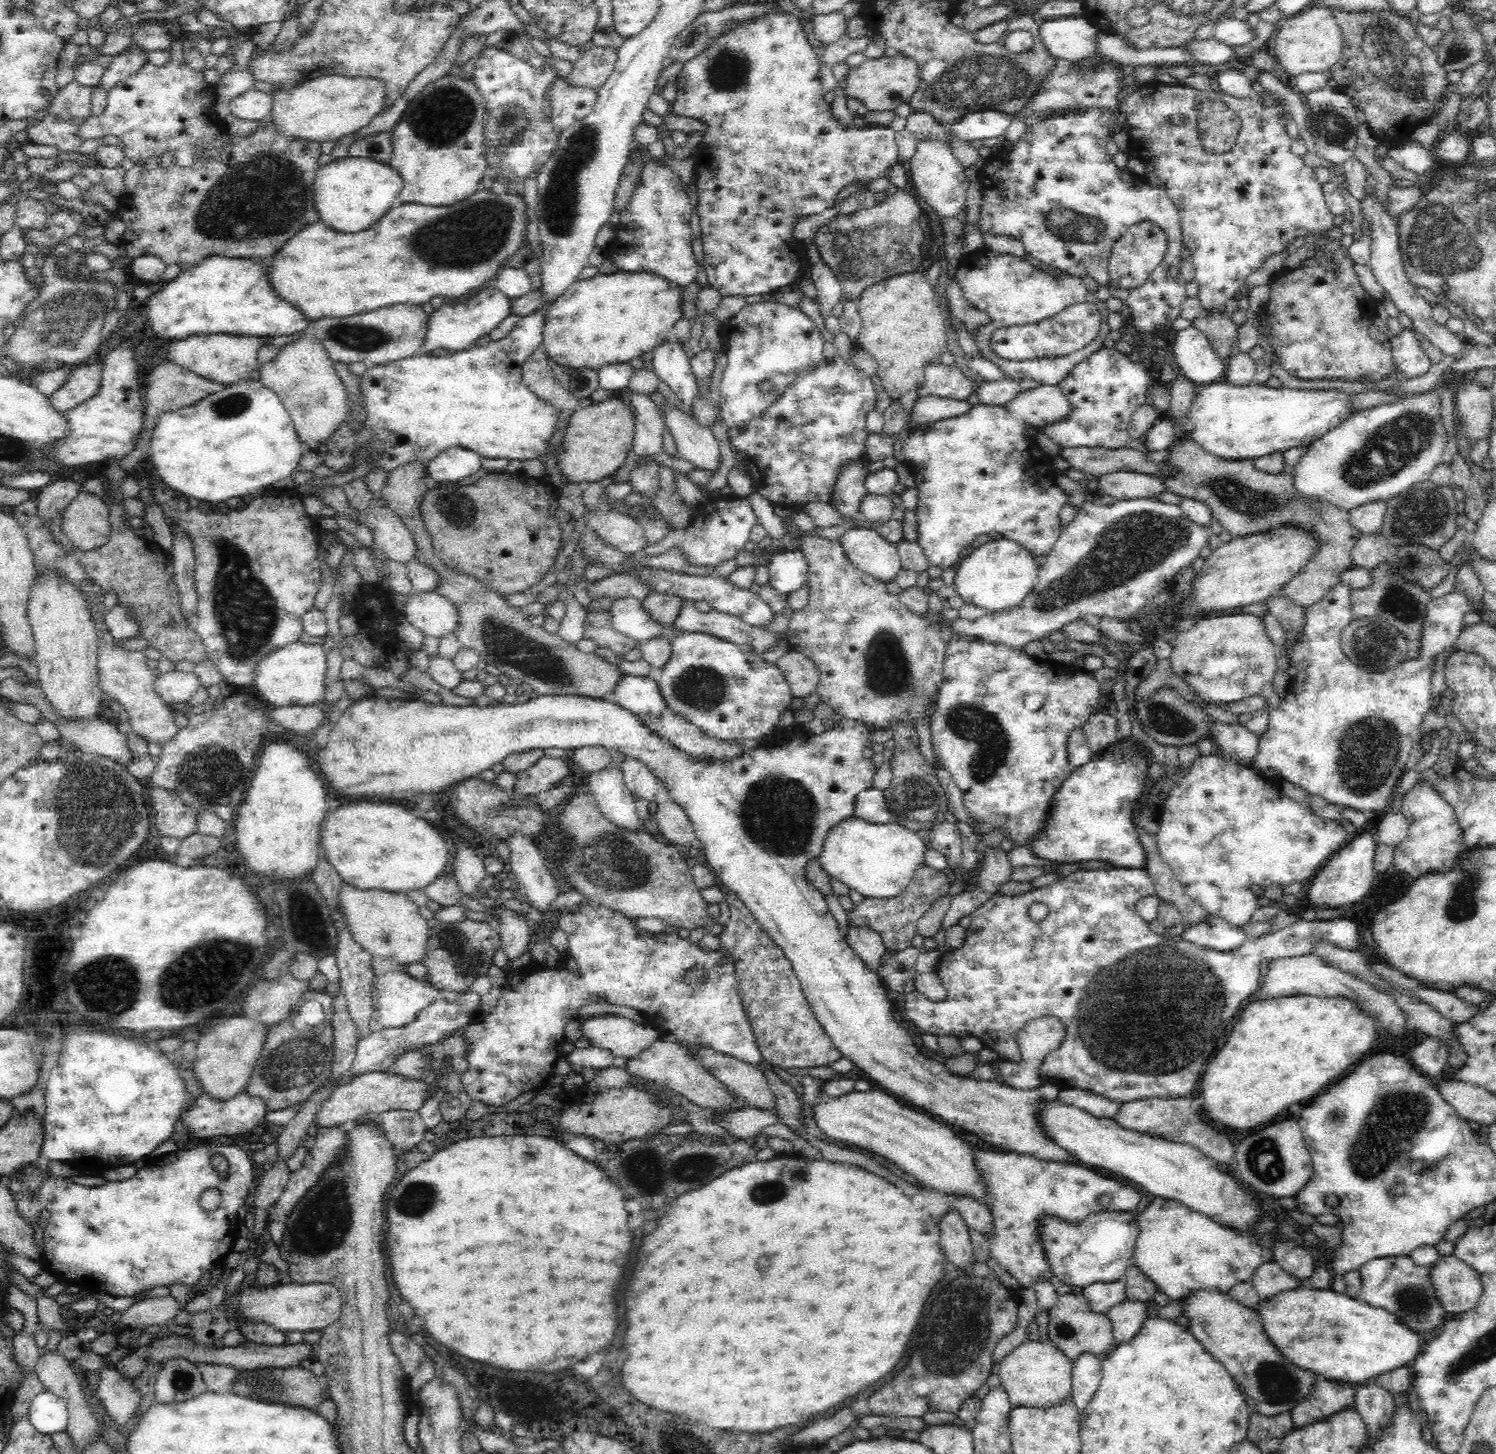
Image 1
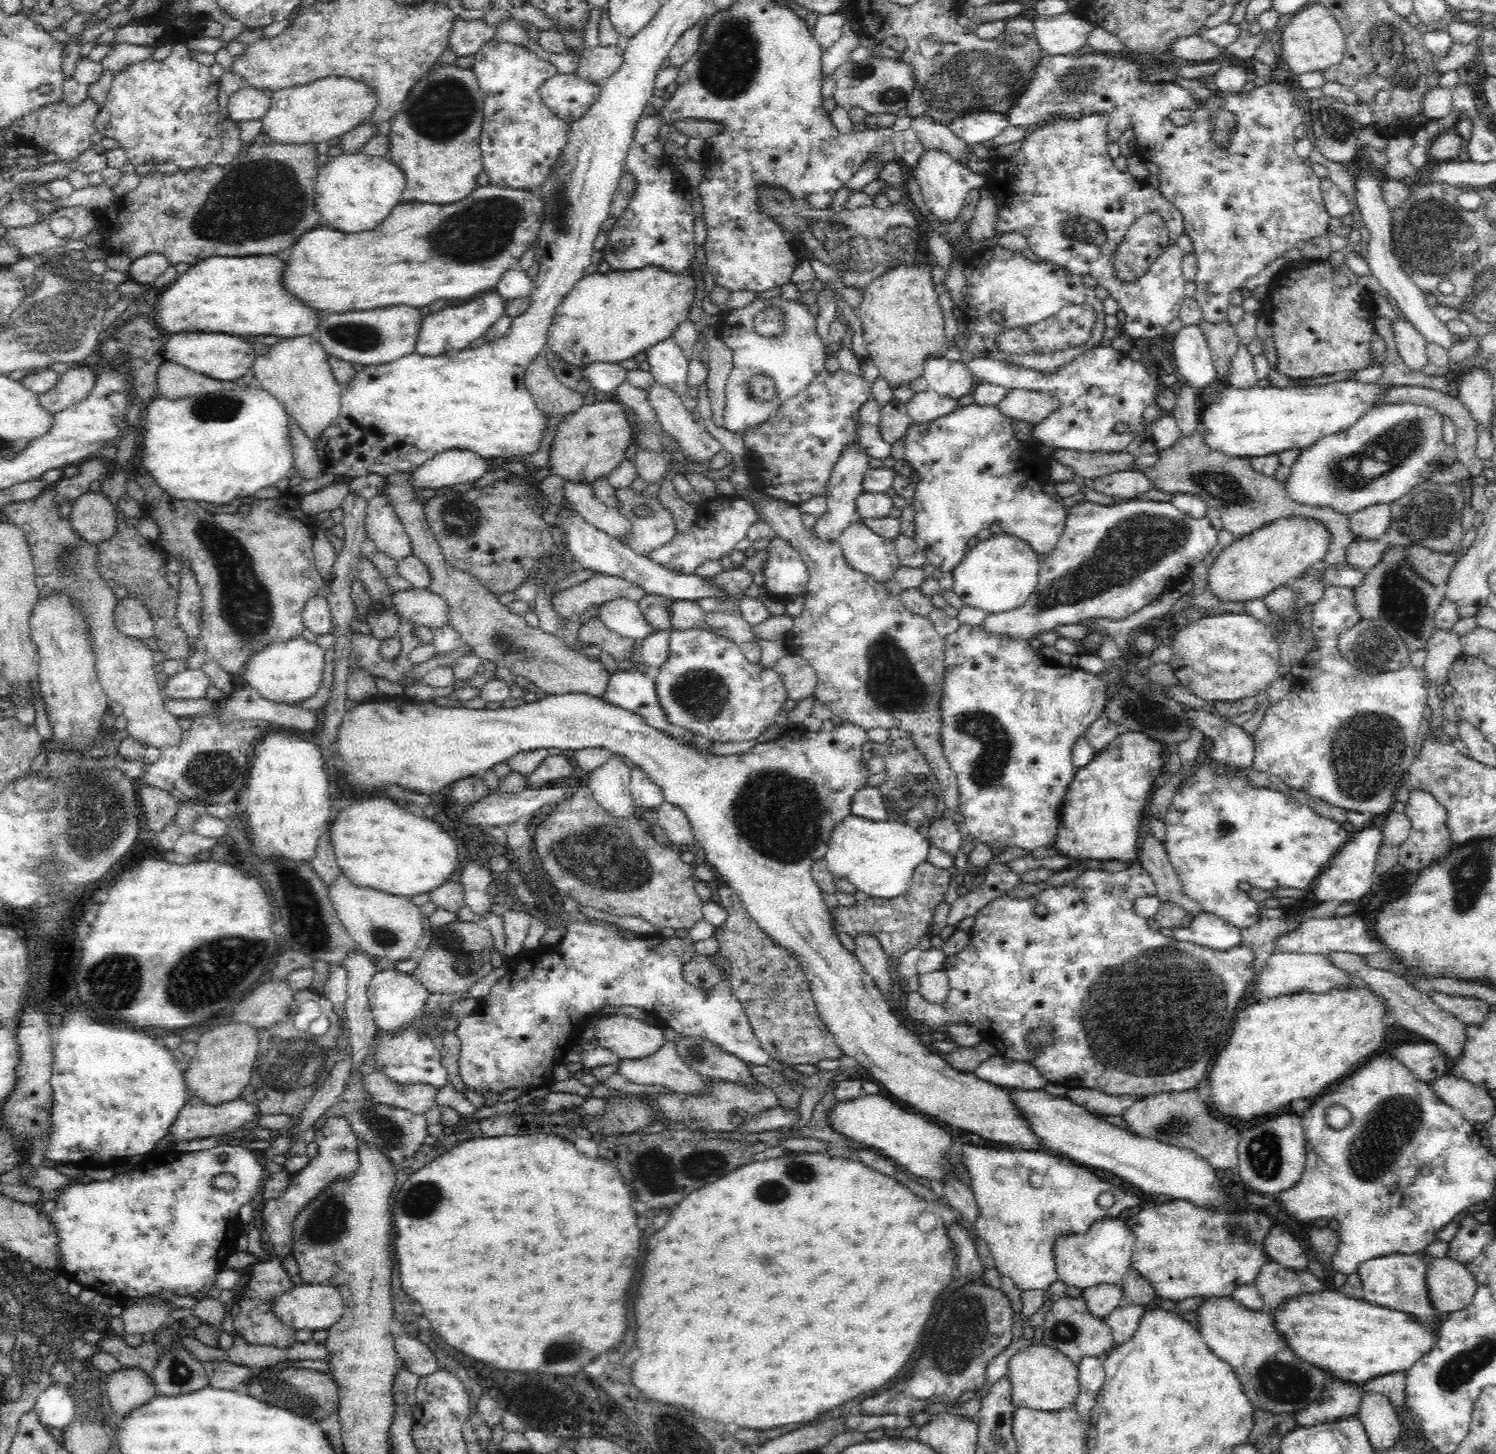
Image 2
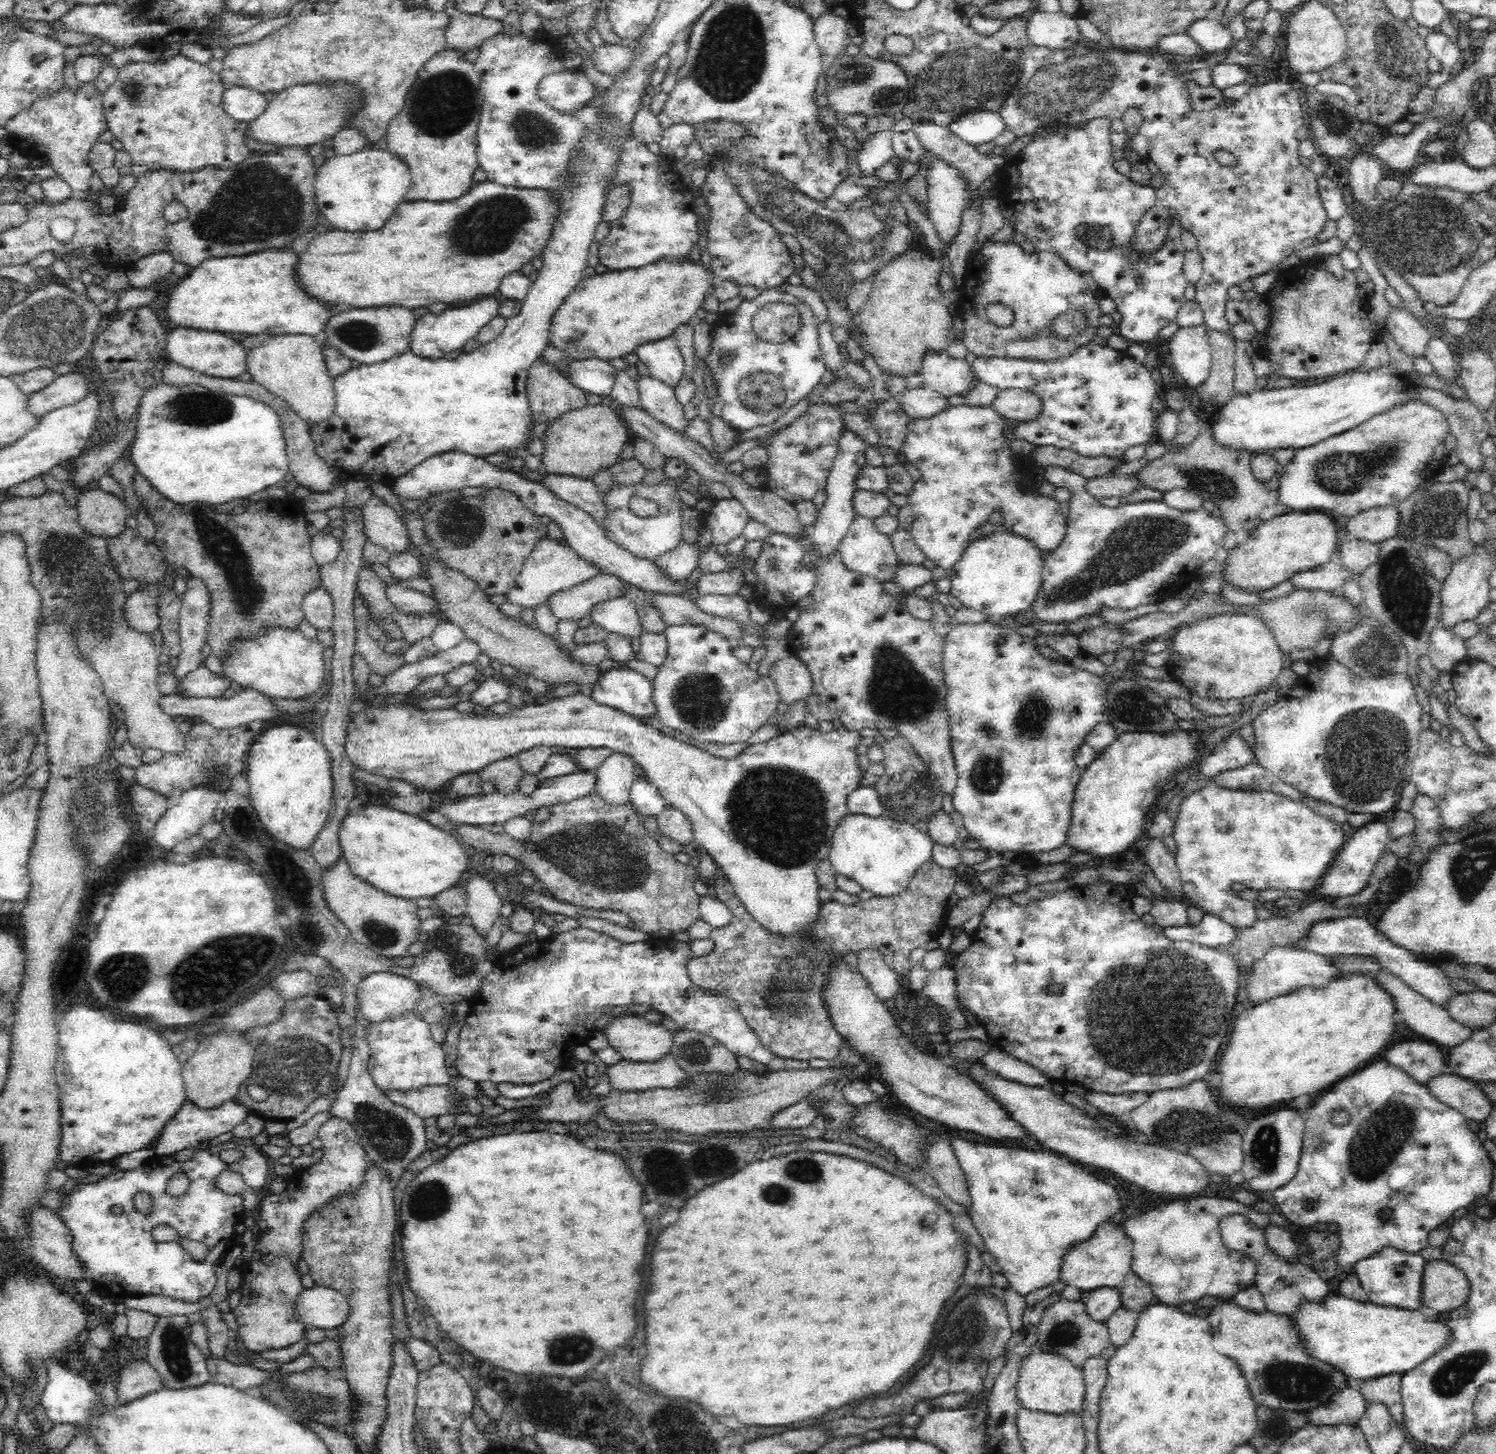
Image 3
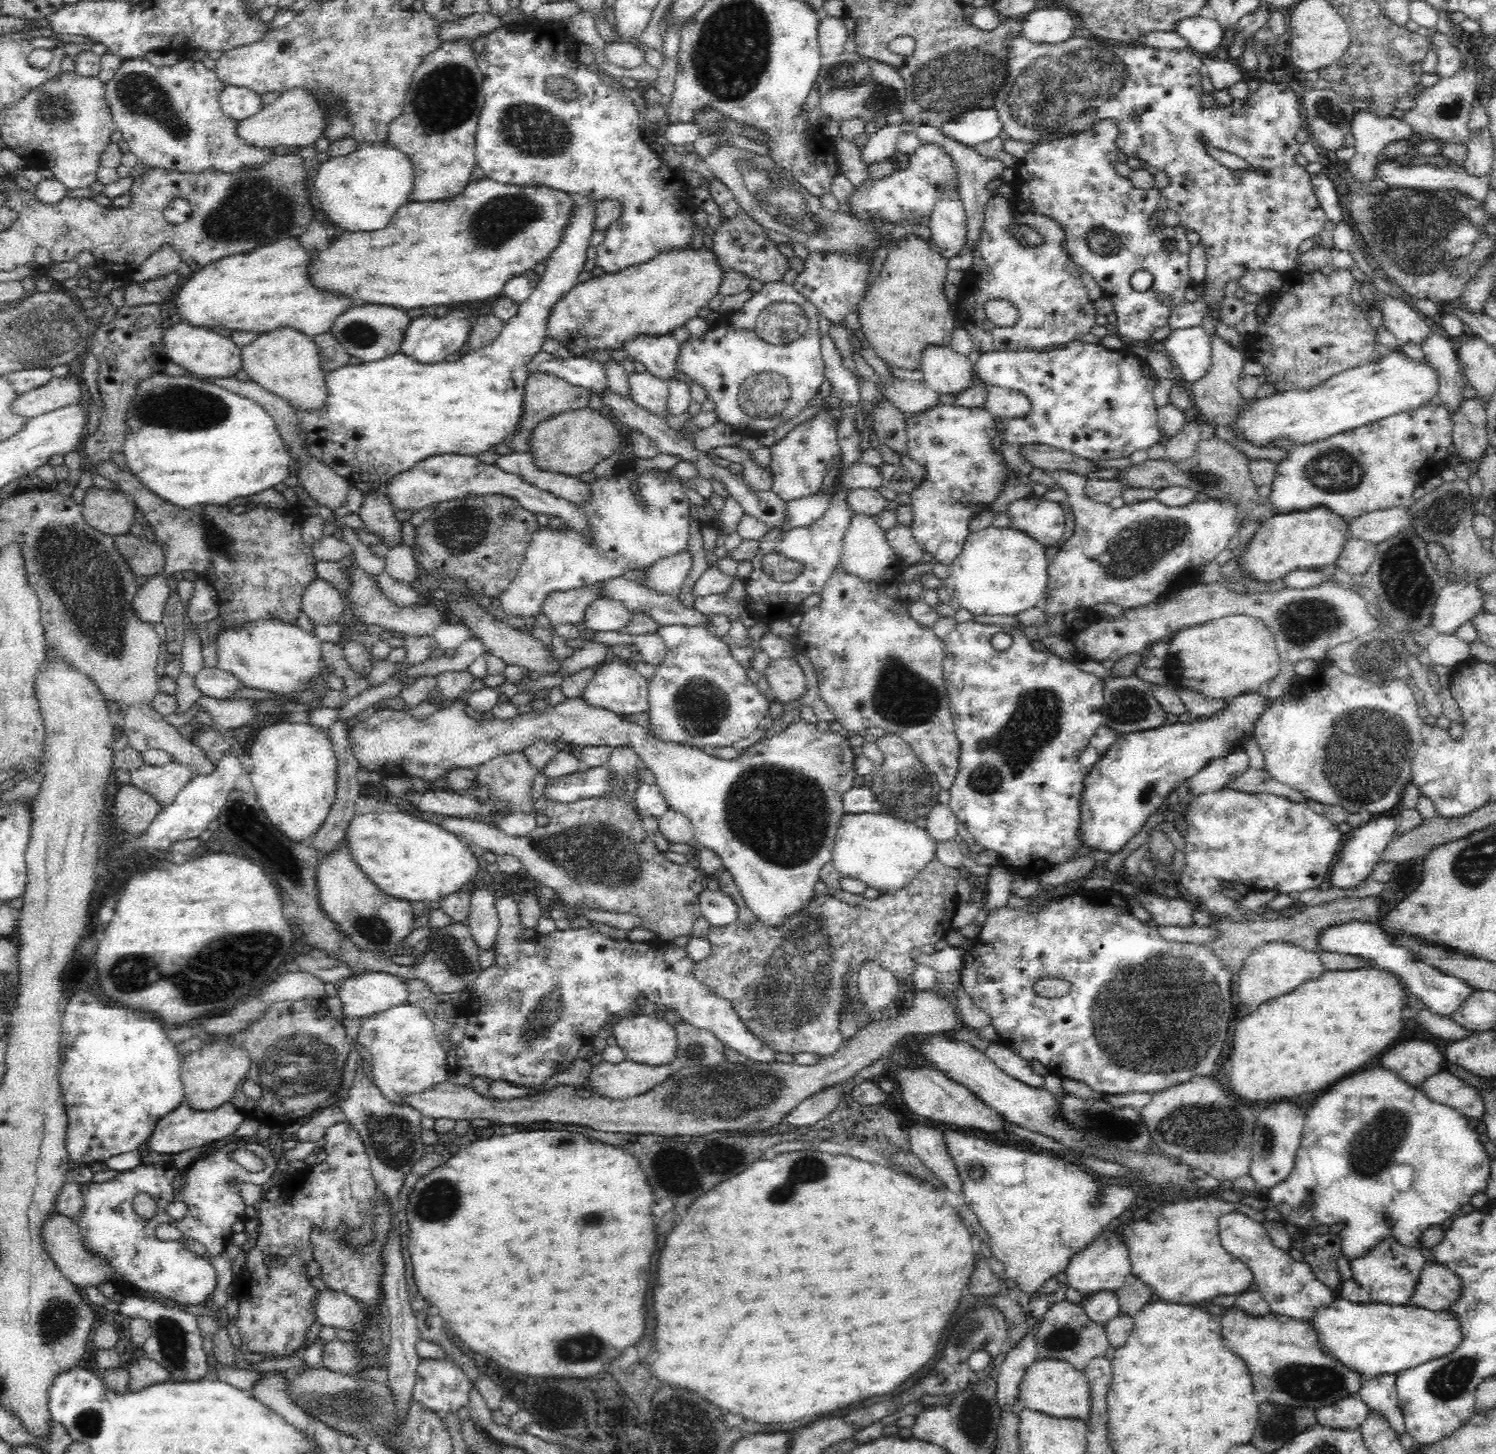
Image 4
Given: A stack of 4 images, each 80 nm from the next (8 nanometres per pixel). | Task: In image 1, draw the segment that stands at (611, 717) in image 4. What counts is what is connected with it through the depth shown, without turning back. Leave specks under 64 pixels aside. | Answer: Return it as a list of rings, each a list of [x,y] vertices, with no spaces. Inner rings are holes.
[[[368,694],[354,700],[343,712],[338,722],[338,740],[314,748],[314,768],[320,770],[326,788],[332,788],[340,796],[366,802],[396,802],[413,800],[418,794],[438,796],[460,781],[490,769],[509,754],[532,749],[562,748],[569,753],[584,746],[602,746],[644,761],[657,780],[666,786],[670,798],[686,811],[695,832],[696,845],[704,852],[708,866],[724,888],[738,895],[761,929],[784,952],[801,982],[811,1011],[842,1056],[884,1088],[914,1106],[924,1108],[926,1114],[952,1128],[962,1127],[976,1134],[996,1150],[1008,1150],[1044,1162],[1084,1166],[1043,1127],[1044,1108],[1057,1101],[1059,1087],[1044,1083],[1033,1089],[1019,1089],[994,1080],[978,1082],[973,1078],[954,1076],[944,1064],[920,1053],[909,1033],[892,1016],[892,994],[881,975],[868,968],[846,943],[826,905],[825,896],[803,875],[804,865],[820,854],[830,829],[855,816],[856,796],[872,788],[876,766],[862,751],[869,745],[871,732],[862,722],[844,718],[820,735],[806,734],[798,728],[774,734],[762,747],[744,752],[740,759],[732,762],[697,763],[690,762],[687,756],[658,739],[639,723],[637,716],[613,700],[544,695],[521,704],[499,702],[483,707],[474,704],[457,707]]]

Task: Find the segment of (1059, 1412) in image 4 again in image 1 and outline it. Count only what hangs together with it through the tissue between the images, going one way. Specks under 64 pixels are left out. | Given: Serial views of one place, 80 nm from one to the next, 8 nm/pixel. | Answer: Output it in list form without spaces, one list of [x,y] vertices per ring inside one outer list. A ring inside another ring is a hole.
[[[1026,1341],[1016,1346],[997,1366],[998,1378],[1008,1395],[1010,1407],[1025,1405],[1032,1408],[1050,1408],[1064,1397],[1070,1397],[1072,1363],[1072,1360],[1050,1342]]]

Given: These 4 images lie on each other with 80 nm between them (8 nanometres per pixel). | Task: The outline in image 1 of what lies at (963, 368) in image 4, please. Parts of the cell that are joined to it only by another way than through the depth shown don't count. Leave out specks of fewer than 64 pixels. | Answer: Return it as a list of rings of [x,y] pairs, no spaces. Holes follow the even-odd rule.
[[[935,361],[925,368],[925,383],[930,395],[938,398],[966,400],[977,389],[977,381],[972,381],[955,364],[944,366]]]

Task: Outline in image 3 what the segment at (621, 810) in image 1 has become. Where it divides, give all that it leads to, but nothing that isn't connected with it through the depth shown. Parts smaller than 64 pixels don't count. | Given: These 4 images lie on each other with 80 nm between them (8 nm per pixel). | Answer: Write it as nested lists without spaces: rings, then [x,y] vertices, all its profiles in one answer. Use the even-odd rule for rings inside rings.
[[[612,753],[597,769],[593,790],[608,806],[624,806],[630,802],[630,787],[635,769],[629,756]]]

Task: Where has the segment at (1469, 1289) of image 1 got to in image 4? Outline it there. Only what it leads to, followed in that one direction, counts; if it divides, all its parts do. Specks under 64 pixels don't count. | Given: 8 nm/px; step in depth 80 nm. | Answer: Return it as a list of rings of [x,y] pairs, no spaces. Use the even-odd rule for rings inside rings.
[[[1436,1260],[1426,1262],[1410,1304],[1430,1311],[1446,1311],[1458,1302],[1462,1279]]]

